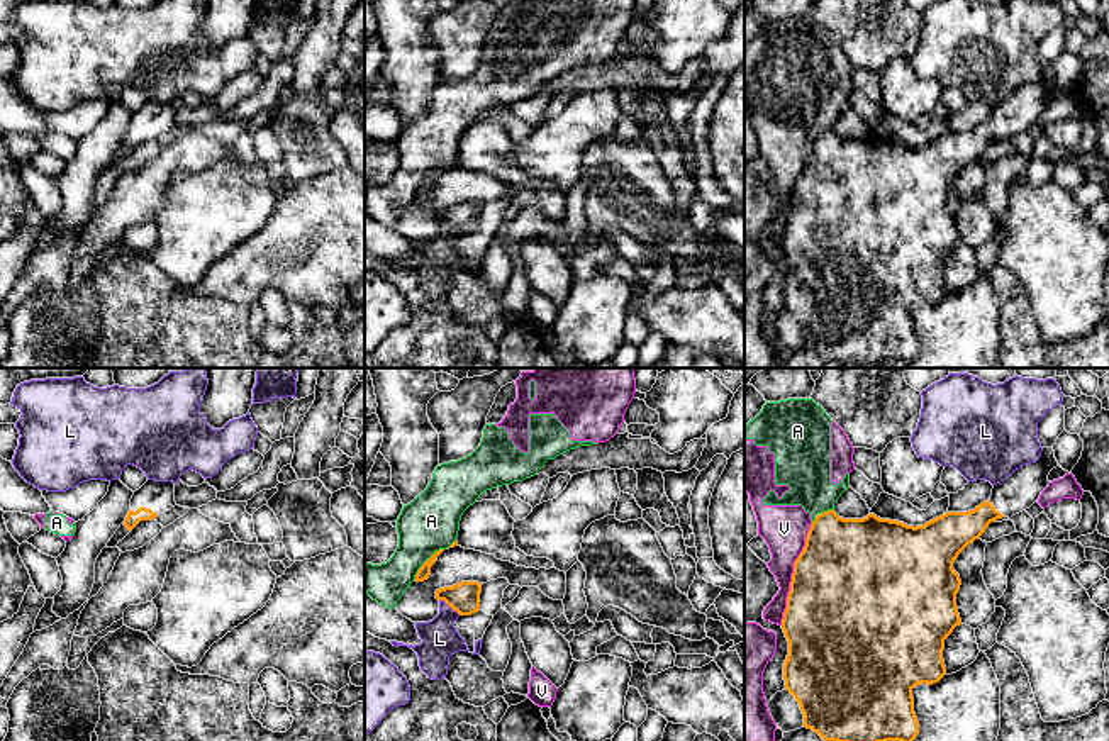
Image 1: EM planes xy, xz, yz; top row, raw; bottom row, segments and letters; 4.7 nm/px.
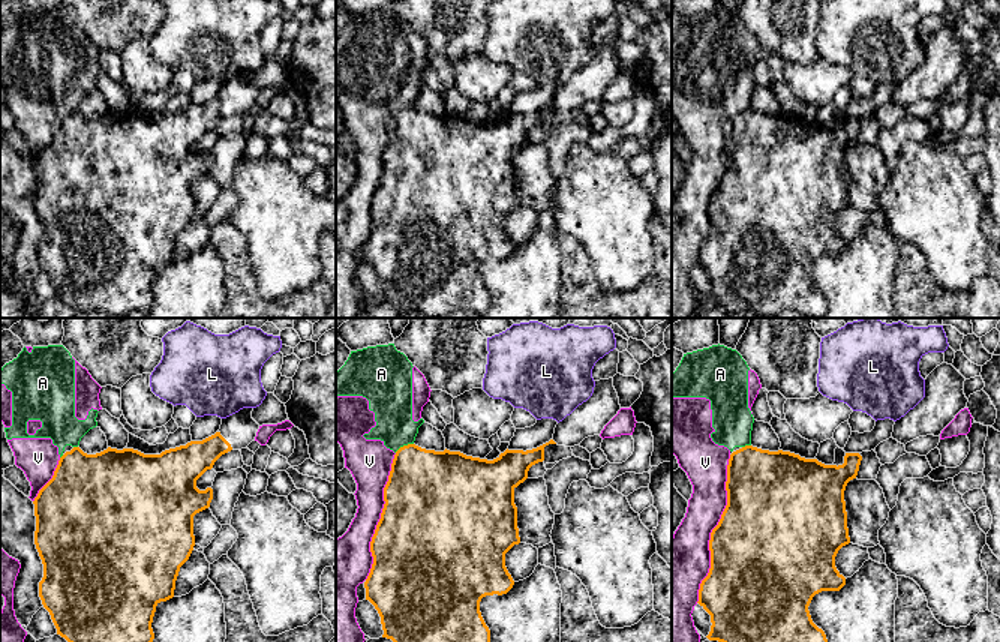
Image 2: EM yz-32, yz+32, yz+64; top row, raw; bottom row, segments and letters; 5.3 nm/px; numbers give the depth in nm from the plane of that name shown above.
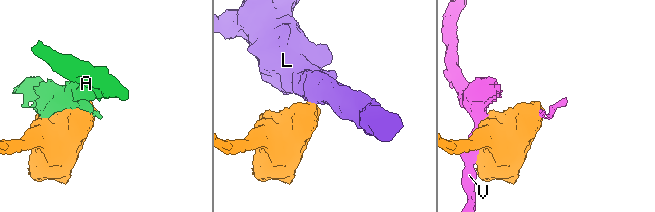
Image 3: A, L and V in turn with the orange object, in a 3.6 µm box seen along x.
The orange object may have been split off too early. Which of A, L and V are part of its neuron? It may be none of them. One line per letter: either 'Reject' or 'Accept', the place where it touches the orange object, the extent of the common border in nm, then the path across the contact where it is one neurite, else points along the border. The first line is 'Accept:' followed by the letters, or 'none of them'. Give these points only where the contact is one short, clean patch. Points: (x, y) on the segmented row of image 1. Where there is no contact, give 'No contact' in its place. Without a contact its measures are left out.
Accept: none of them
A: Reject. Touches orange at xz (424, 563). Shared border 220 nm
L: Reject. Touches orange at xz (450, 606). Shared border 130 nm. Boundary: xz (440, 599), (460, 614)
V: Reject. Touches orange at yz (792, 573). Shared border 500 nm

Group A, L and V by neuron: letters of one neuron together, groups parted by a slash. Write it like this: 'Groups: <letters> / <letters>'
Groups: A V / L

